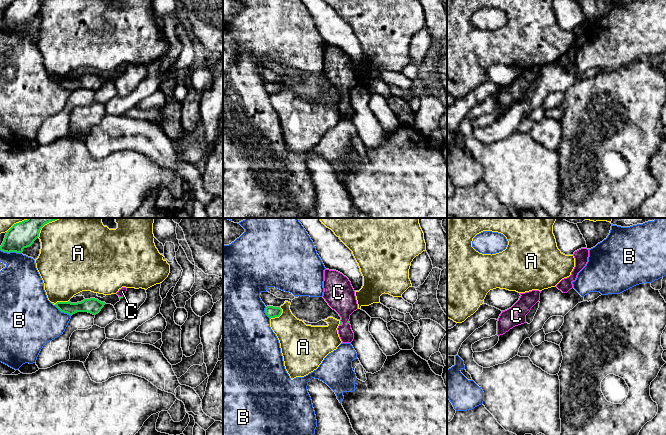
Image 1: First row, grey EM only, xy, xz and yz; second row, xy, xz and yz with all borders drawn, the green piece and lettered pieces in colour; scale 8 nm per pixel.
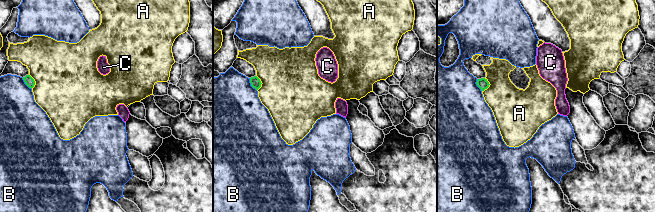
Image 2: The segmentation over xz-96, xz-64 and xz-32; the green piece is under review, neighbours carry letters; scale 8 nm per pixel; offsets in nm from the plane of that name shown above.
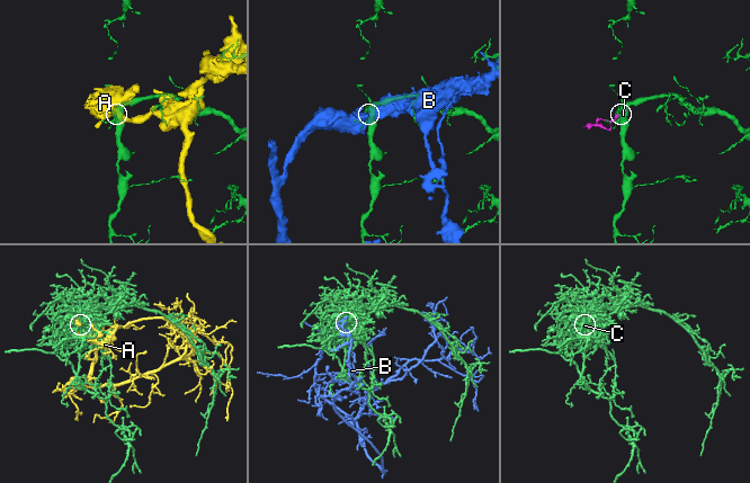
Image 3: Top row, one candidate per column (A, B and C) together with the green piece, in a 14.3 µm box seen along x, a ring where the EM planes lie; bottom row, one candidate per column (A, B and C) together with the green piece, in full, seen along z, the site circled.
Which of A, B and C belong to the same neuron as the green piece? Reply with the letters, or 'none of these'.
C

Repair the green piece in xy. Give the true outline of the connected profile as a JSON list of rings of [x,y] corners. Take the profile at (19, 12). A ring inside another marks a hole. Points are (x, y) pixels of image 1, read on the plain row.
[[[14,0],[7,7],[0,26],[7,29],[22,29],[24,24],[30,23],[39,13],[40,6],[44,1]]]

